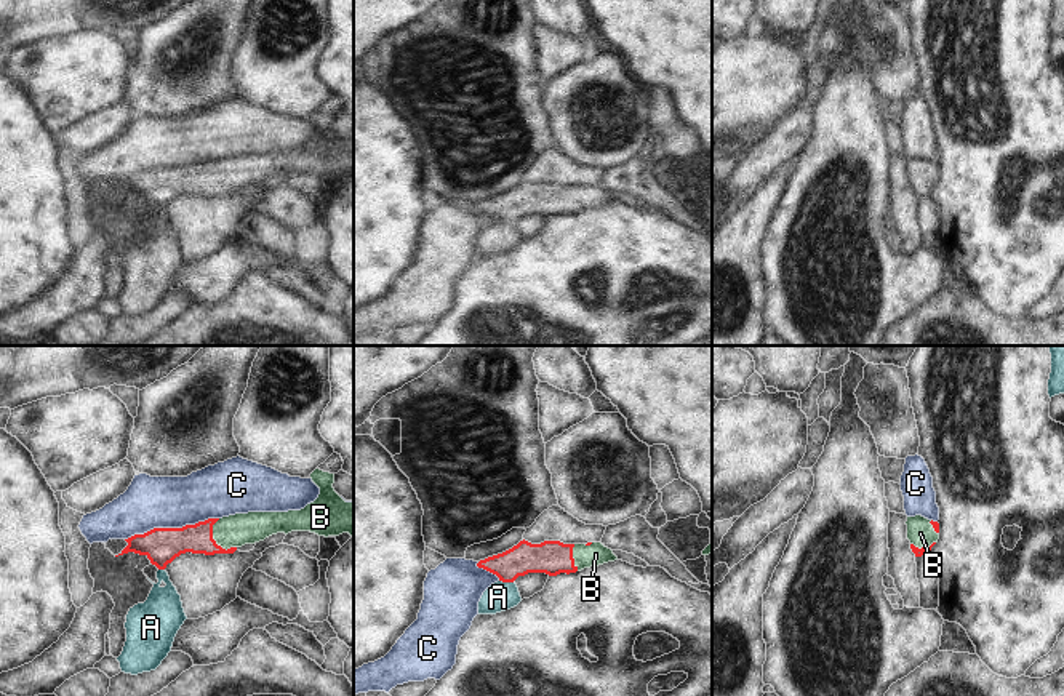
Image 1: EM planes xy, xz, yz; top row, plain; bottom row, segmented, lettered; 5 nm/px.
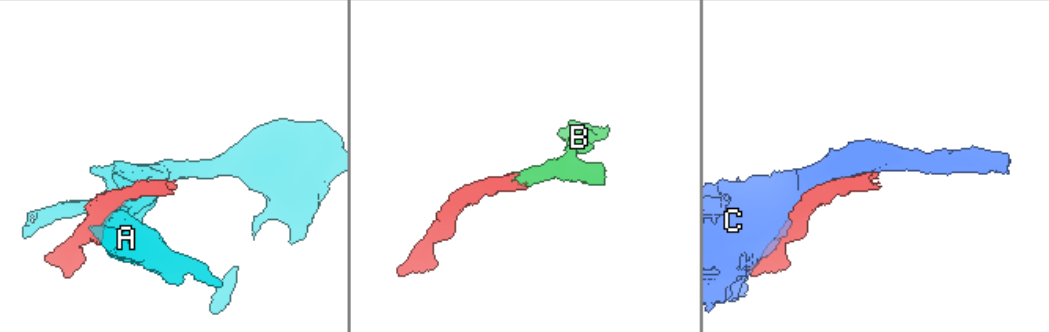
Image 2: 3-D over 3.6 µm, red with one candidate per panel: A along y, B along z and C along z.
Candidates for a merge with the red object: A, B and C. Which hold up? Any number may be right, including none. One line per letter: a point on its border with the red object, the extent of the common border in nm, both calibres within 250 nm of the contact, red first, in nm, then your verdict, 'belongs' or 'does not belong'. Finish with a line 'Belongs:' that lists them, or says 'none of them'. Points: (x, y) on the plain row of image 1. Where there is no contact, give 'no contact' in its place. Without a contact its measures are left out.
A: contact xz (506, 223); length 70 nm; calibres 170 and 150 nm; does not belong
B: contact xy (215, 183); length 180 nm; calibres 170 and 160 nm; belongs
C: contact xy (172, 170); length 480 nm; calibres 180 and 260 nm; does not belong
Belongs: B

